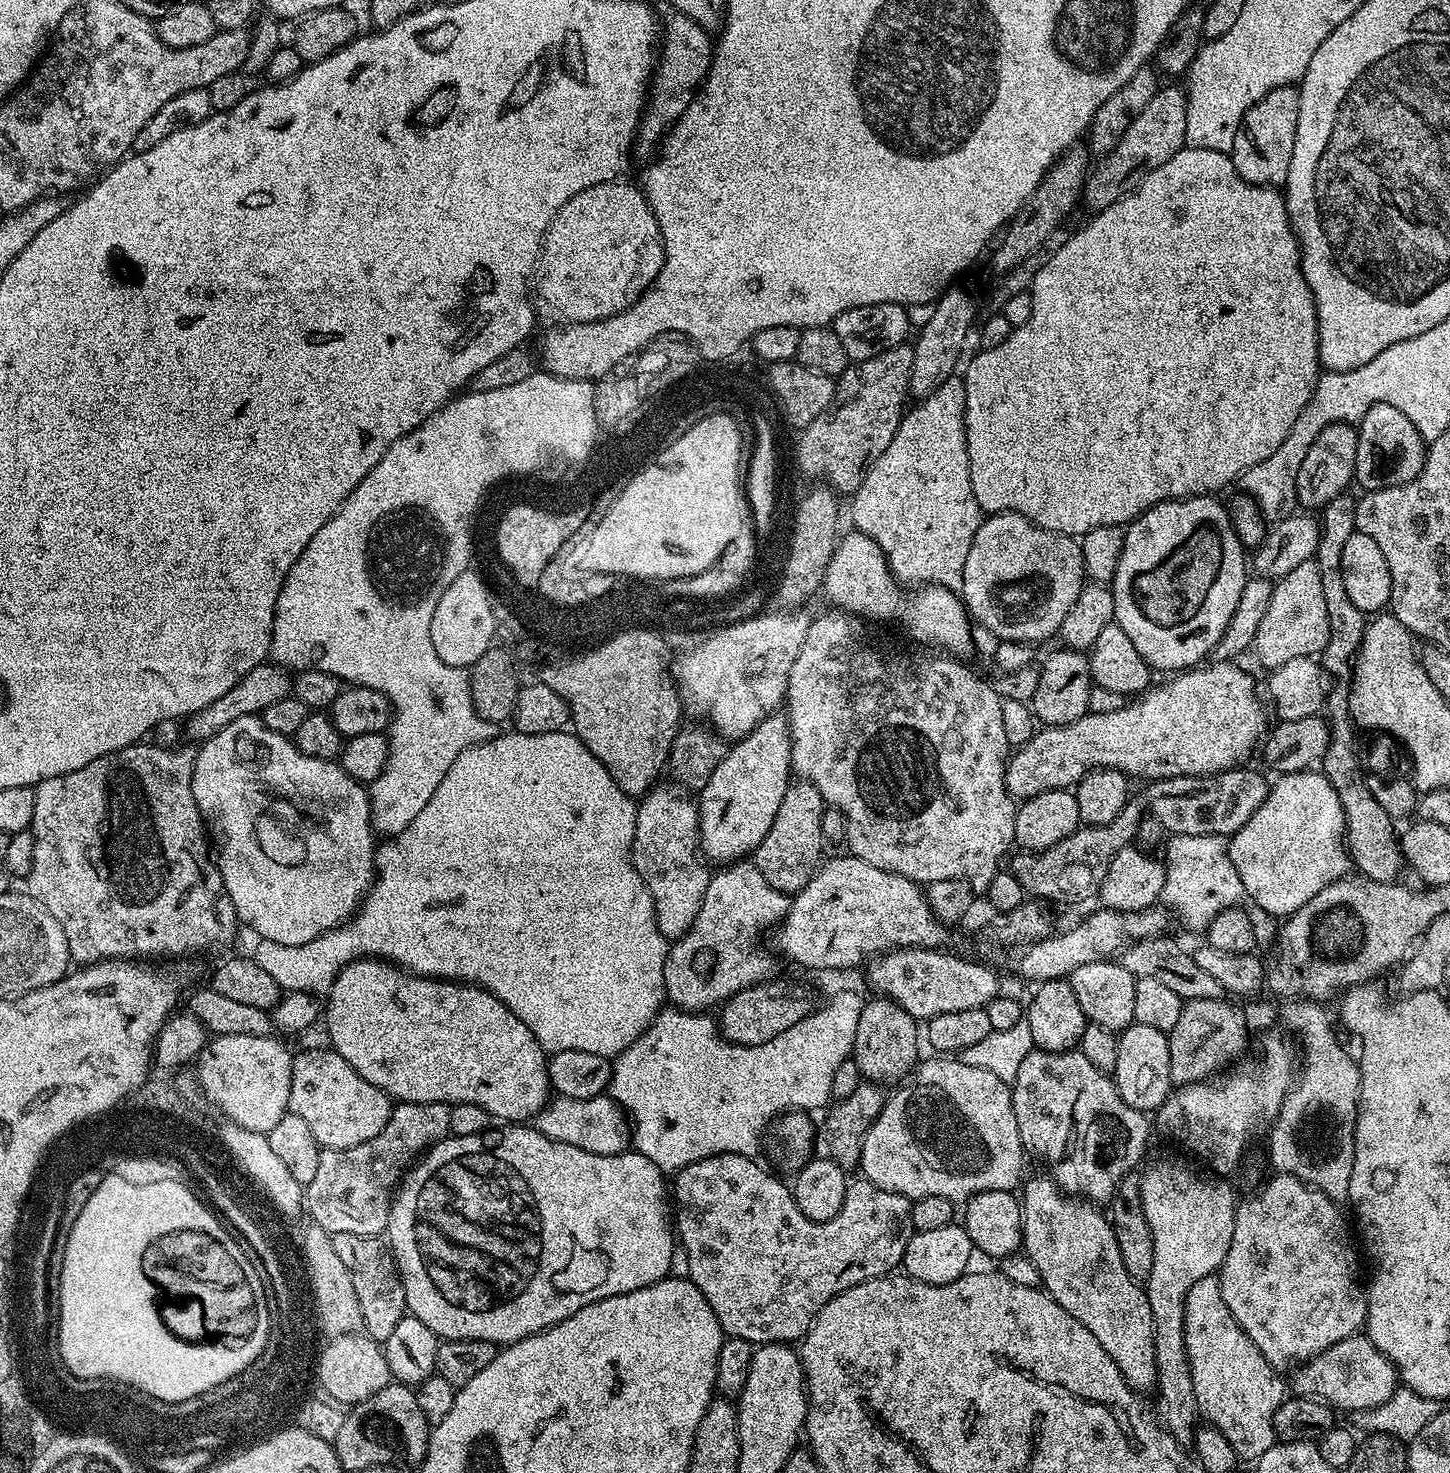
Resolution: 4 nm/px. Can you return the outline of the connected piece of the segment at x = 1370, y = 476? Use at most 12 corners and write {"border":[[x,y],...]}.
{"border":[[1378,402],[1358,422],[1361,489],[1418,478],[1426,442]]}

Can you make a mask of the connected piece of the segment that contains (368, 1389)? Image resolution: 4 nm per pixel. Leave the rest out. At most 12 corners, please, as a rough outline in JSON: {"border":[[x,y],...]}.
{"border":[[367,1334],[334,1336],[316,1361],[329,1401],[366,1402],[392,1380]]}

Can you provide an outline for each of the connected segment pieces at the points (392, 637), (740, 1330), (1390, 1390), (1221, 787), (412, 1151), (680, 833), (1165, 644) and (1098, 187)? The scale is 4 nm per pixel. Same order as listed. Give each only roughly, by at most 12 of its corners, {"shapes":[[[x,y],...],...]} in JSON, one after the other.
{"shapes":[[[547,370],[457,395],[310,538],[271,659],[393,706],[372,830],[497,736],[434,650],[481,489],[591,447]],[[723,1152],[674,1232],[725,1337],[799,1342],[904,1262],[912,1201],[853,1179],[826,1222]],[[1364,1334],[1299,1365],[1295,1395],[1359,1414],[1396,1393]],[[1241,766],[1154,780],[1114,822],[1011,857],[1027,895],[1099,897],[1146,818],[1177,836],[1231,837],[1270,780]],[[400,1102],[382,1134],[323,1149],[311,1223],[383,1237],[417,1157],[449,1135],[449,1105]],[[653,787],[636,805],[632,865],[675,942],[710,868],[697,801]],[[1163,500],[1127,525],[1114,623],[1191,670],[1250,579],[1227,507]],[[1161,87],[1082,189],[1092,210],[1127,196],[1186,145],[1185,89]]]}

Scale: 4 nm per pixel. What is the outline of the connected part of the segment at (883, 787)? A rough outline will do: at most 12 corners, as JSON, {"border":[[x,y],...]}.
{"border":[[813,615],[793,773],[846,848],[987,893],[1016,844],[1004,700]]}

